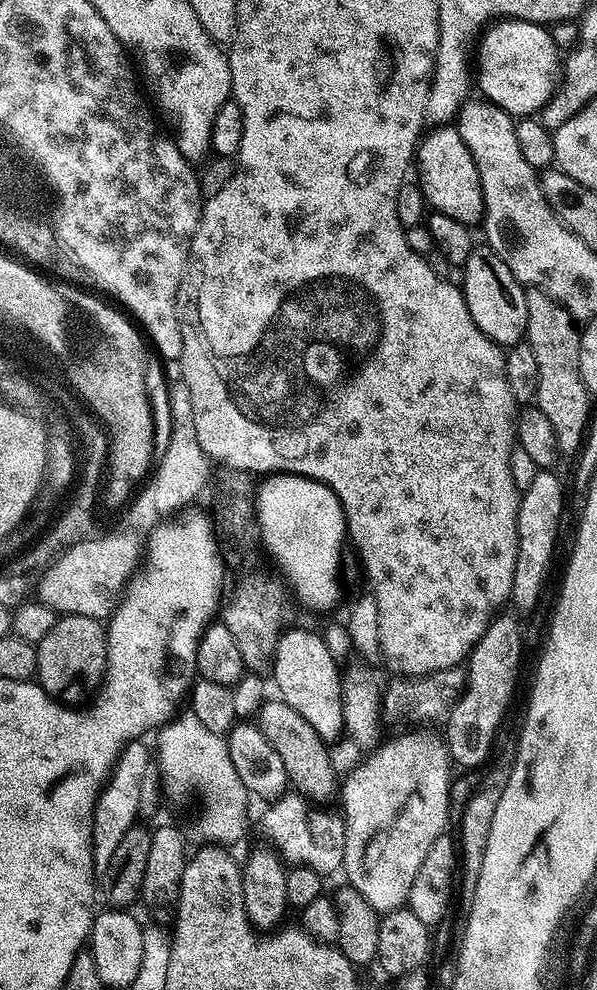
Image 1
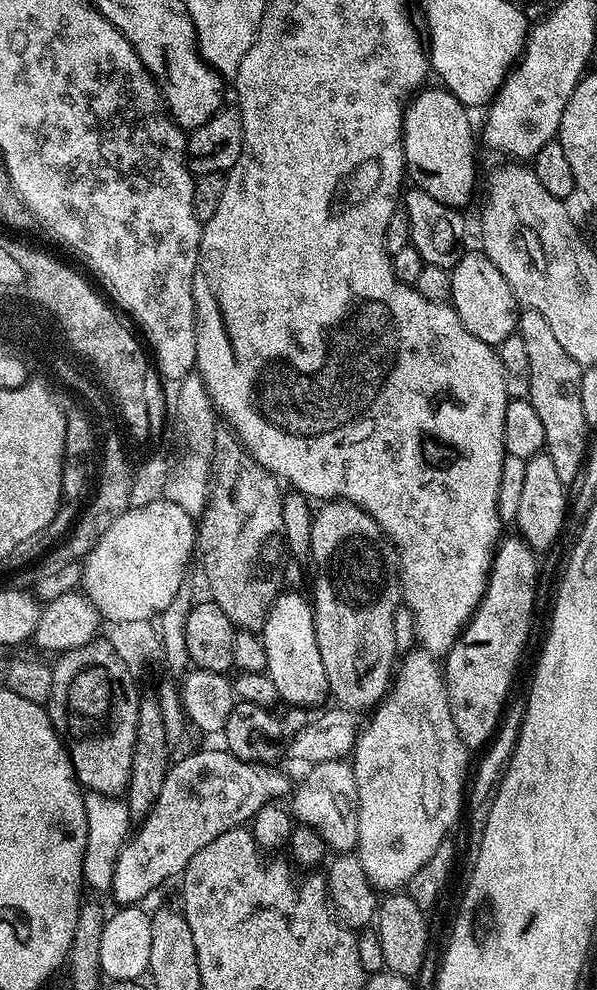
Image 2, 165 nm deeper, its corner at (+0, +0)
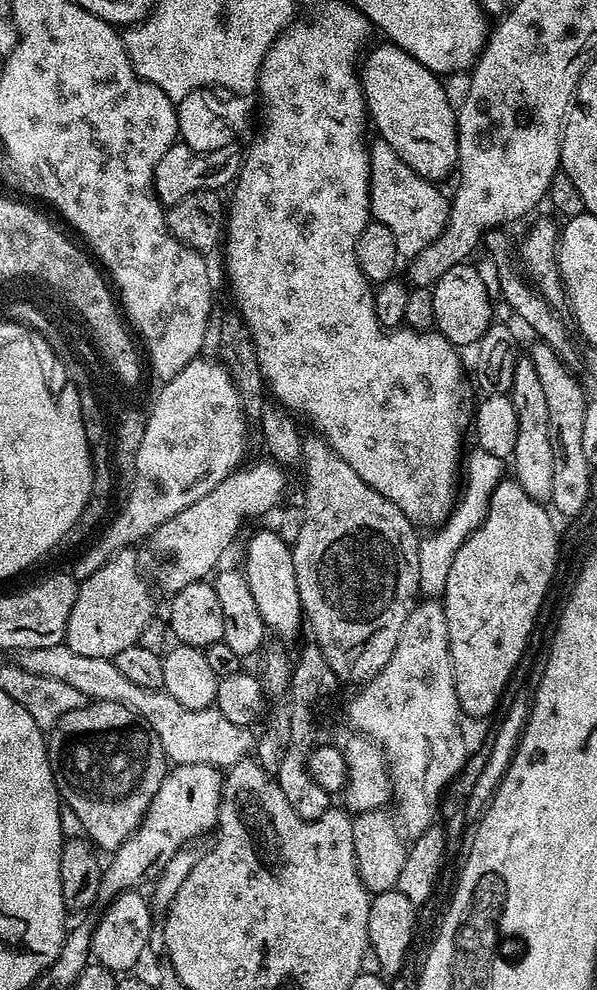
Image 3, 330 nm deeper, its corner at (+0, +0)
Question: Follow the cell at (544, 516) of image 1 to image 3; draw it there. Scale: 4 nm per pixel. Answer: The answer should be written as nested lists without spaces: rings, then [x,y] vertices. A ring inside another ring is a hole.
[[[522,358],[516,367],[514,374],[514,386],[511,390],[511,398],[514,402],[514,410],[518,414],[518,442],[514,442],[514,454],[510,457],[510,468],[514,473],[517,483],[530,494],[530,498],[541,502],[548,502],[552,499],[554,490],[554,466],[558,463],[556,446],[552,442],[552,431],[550,430],[550,413],[548,412],[546,397],[542,390],[542,382],[538,382],[538,370],[534,370],[534,362],[530,358]]]

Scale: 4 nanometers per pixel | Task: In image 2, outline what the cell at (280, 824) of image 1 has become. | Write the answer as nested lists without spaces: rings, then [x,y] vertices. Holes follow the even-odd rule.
[[[347,759],[323,761],[313,764],[307,769],[304,781],[295,785],[291,793],[290,812],[299,823],[315,828],[323,838],[325,845],[333,853],[348,854],[355,849],[358,838],[358,822],[356,821],[356,783],[354,770]]]

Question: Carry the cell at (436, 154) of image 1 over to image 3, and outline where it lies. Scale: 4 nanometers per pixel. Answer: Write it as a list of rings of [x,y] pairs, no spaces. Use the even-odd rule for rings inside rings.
[[[380,42],[377,48],[371,47],[363,57],[358,68],[360,87],[364,90],[364,103],[368,106],[368,115],[371,123],[376,123],[379,139],[384,140],[422,178],[433,182],[441,182],[448,175],[457,171],[460,159],[458,158],[458,134],[456,133],[456,113],[454,100],[448,97],[444,89],[445,81],[436,73],[431,72],[418,58],[406,54],[397,44]]]

